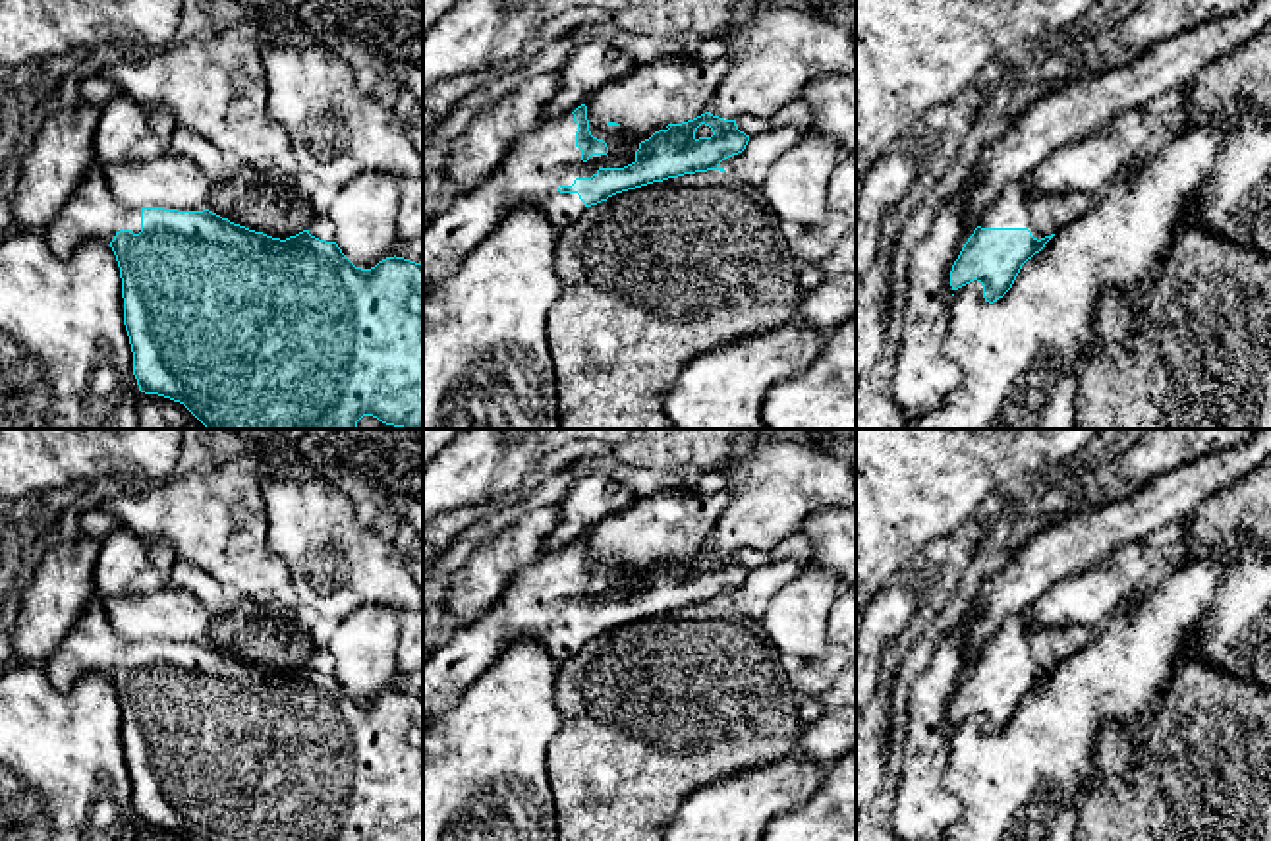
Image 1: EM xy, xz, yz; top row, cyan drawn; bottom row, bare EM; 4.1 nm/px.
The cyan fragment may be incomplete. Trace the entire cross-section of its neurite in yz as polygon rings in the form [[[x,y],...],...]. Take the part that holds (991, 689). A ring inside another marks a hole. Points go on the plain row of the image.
[[[1028,613],[1014,615],[964,677],[950,704],[952,723],[977,713],[985,735],[997,735],[1012,721],[1022,698],[1093,636],[1095,630],[1082,624],[1033,630]]]

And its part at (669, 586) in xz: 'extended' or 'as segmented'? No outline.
extended

